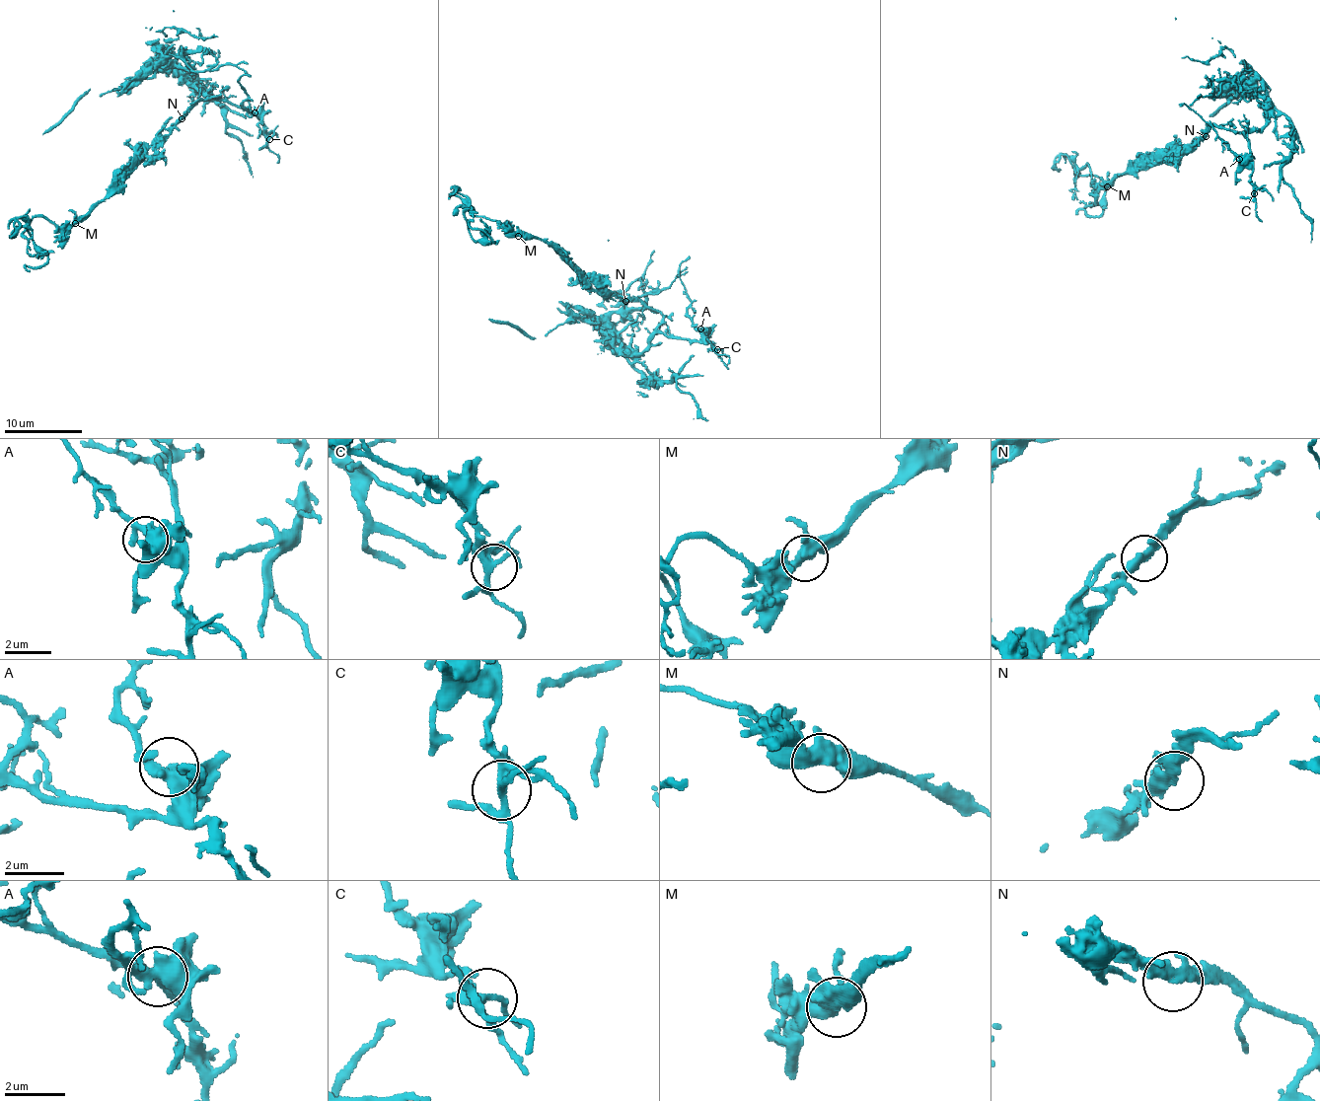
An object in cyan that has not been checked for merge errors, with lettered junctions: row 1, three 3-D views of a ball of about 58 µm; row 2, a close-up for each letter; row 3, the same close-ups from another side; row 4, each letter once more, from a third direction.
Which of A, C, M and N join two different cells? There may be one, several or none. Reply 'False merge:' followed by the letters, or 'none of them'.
False merge: N

